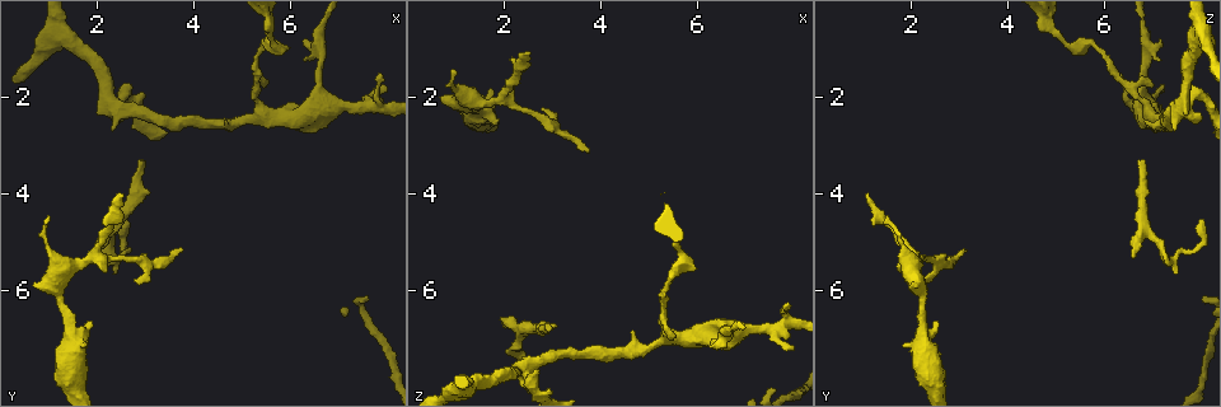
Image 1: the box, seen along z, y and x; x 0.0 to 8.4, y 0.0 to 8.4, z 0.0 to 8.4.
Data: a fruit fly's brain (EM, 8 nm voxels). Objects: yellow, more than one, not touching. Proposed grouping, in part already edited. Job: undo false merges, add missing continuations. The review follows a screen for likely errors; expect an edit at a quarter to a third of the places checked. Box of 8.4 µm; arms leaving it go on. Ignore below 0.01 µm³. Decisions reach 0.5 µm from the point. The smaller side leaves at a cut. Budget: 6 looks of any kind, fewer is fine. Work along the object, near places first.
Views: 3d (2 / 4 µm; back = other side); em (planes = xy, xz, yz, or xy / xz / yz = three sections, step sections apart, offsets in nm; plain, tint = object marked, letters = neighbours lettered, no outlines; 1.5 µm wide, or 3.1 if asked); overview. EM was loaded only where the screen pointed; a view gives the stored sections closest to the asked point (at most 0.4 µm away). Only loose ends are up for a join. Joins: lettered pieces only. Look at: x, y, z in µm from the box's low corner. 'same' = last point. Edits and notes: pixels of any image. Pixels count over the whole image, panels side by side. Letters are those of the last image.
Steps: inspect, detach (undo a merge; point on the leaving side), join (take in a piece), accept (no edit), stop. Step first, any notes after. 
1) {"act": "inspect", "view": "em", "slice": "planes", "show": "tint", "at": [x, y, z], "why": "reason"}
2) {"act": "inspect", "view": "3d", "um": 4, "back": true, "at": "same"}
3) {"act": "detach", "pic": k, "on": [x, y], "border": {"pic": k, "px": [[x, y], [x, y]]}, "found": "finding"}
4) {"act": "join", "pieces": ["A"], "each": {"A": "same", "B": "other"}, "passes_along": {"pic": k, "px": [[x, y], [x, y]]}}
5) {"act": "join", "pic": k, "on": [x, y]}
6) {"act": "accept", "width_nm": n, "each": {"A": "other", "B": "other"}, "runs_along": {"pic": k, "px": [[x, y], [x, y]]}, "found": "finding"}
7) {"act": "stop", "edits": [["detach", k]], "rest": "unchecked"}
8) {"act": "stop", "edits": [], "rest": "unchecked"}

{"act": "inspect", "view": "em", "slice": "planes", "show": "letters", "at": [1.90, 5.30, 6.60], "why": "free end"}

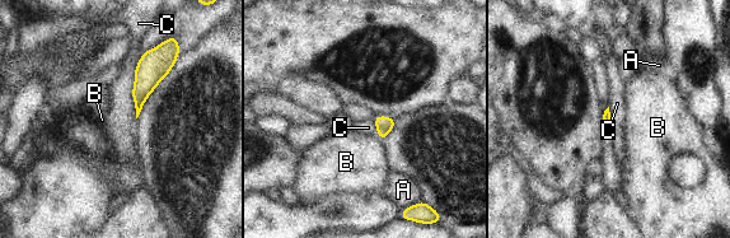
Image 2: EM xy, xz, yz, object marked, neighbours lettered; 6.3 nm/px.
{"act": "accept", "longest_contact_nm": ["C", 420], "each": {"A": "other", "B": "other", "C": "other"}, "border": {"pic": 2, "px": [[143, 52], [132, 87], [135, 117]]}, "found": "none of them fits"}

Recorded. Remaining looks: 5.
{"act": "inspect", "view": "3d", "um": 4, "at": [3.00, 3.30, 6.80]}

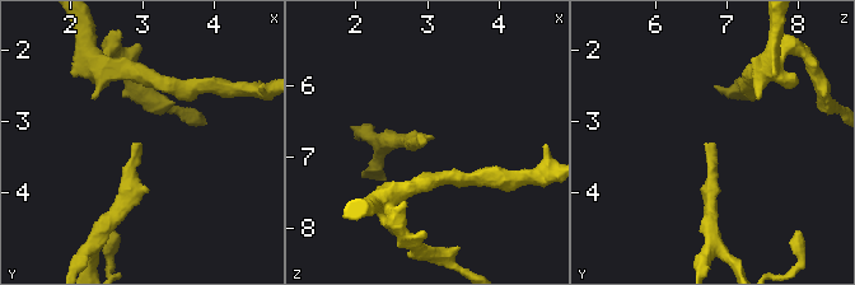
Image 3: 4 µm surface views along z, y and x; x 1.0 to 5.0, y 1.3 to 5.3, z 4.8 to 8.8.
{"act": "inspect", "view": "em", "slice": "xy", "step": 4, "show": "letters", "at": [2.95, 3.25, 6.85]}

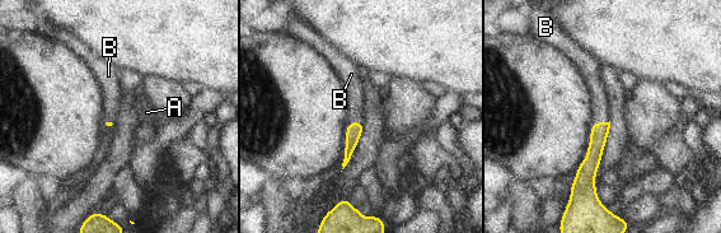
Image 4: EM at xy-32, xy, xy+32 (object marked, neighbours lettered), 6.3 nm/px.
{"act": "inspect", "view": "em", "slice": "planes", "show": "letters", "at": "same", "why": "cut it another way"}

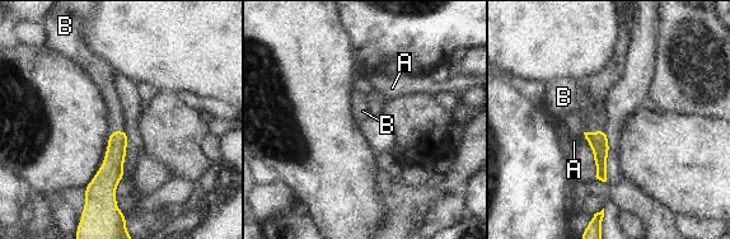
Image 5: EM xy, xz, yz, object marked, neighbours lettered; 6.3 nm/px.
{"act": "join", "pieces": ["B"], "longest_contact_nm": ["B", 140], "each": {"A": "other", "B": "same"}, "passes_along": {"pic": 5, "px": [[598, 141], [594, 132], [578, 97]]}, "found": "it goes on there"}

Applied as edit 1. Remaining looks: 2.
{"act": "stop", "edits": [["join", 5]], "rest": "unchecked"}

